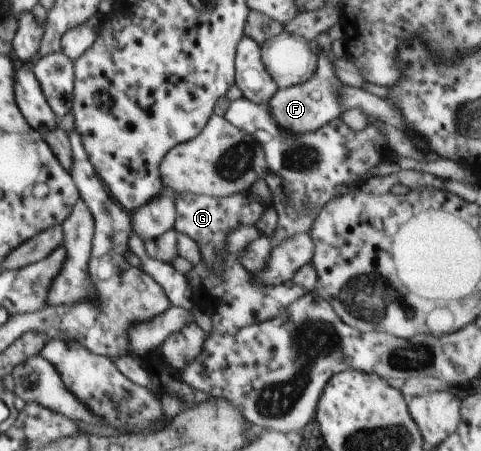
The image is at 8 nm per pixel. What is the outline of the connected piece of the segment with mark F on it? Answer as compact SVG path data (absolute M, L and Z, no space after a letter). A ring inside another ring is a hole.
M318 46L315 47L315 51L318 53L318 62L314 76L305 83L288 88L278 88L267 103L278 127L285 132L292 134L313 133L326 123L341 117L343 113L338 98L338 87L343 83L335 75L330 60L320 51Z

